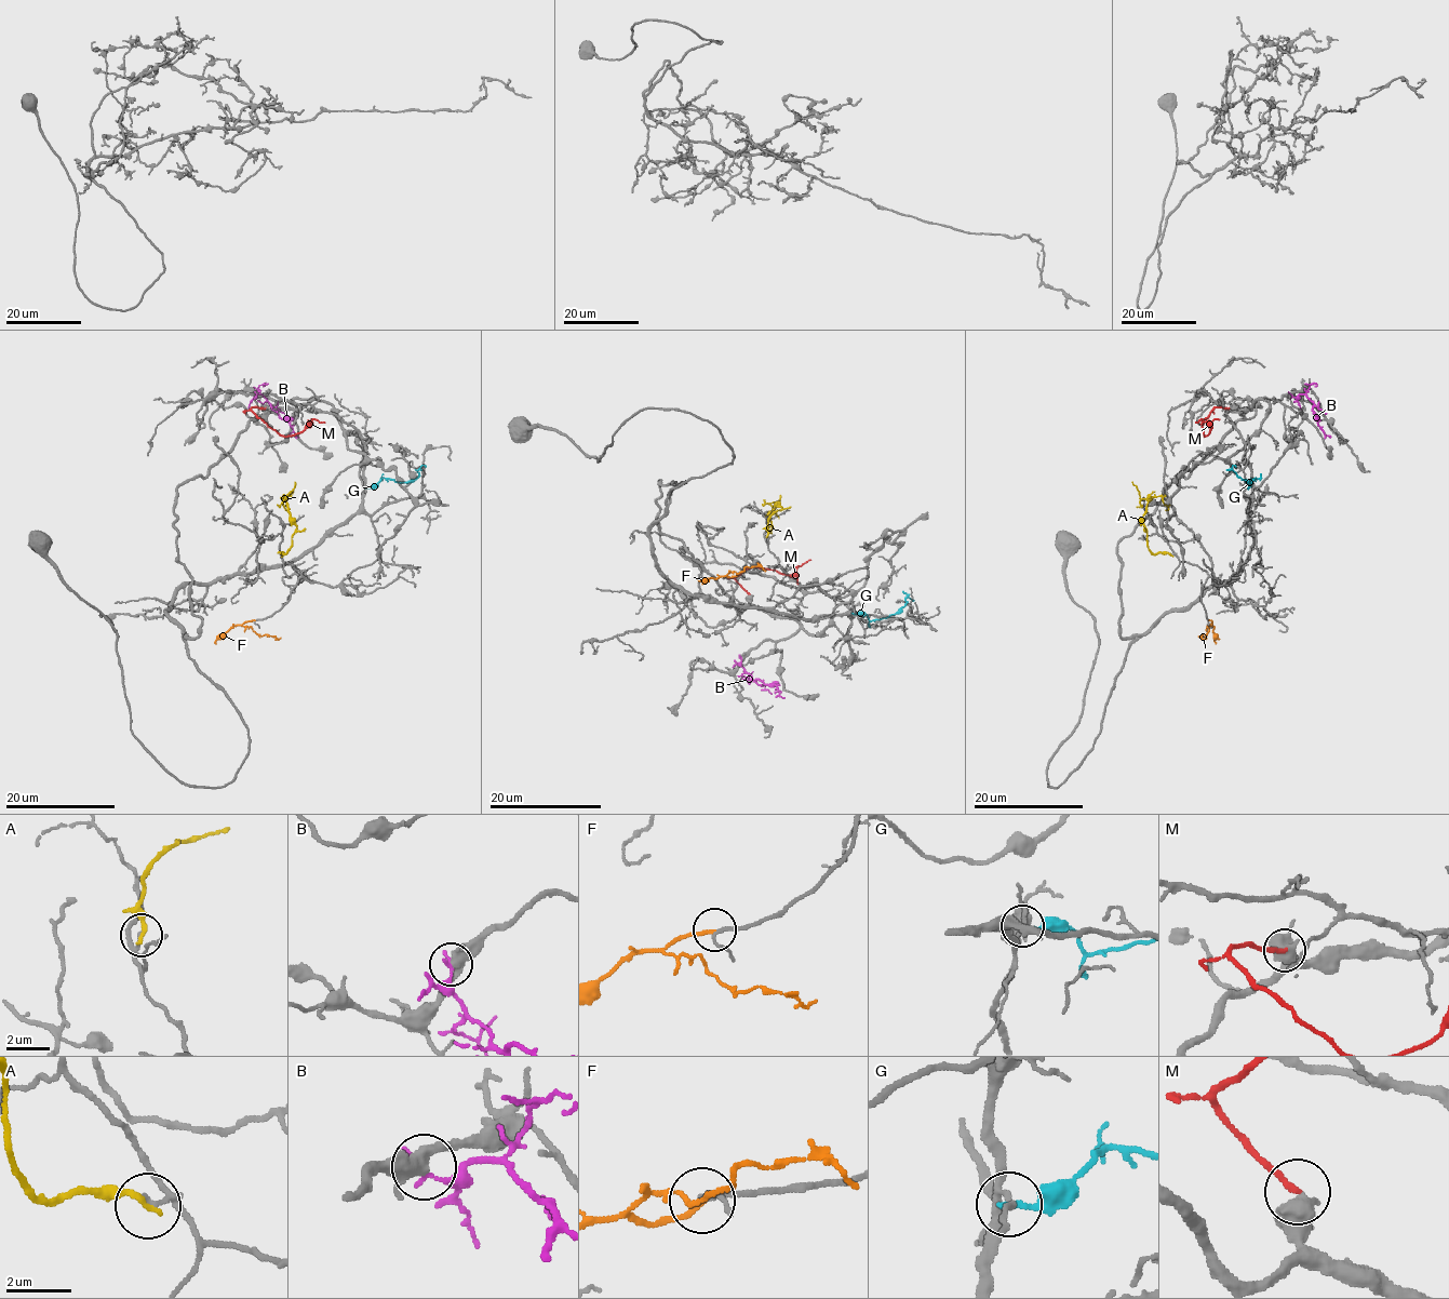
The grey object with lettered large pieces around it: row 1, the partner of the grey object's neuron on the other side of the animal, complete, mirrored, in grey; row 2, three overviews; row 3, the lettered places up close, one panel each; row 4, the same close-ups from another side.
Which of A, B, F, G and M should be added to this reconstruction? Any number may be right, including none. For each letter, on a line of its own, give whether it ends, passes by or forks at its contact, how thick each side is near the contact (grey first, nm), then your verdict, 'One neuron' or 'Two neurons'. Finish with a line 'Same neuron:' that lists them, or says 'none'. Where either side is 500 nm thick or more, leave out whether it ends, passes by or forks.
A: It ends there. Thickness 150 nm (grey) against 190 nm. Two neurons
B: It ends there. Thickness 360 nm (grey) against 180 nm. Two neurons
F: It ends there. Thickness 140 nm (grey) against 160 nm. One neuron
G: It ends there. Thickness 150 nm (grey) against 180 nm. Two neurons
M: It ends there. Thickness 440 nm (grey) against 190 nm. One neuron
Same neuron: F, M

